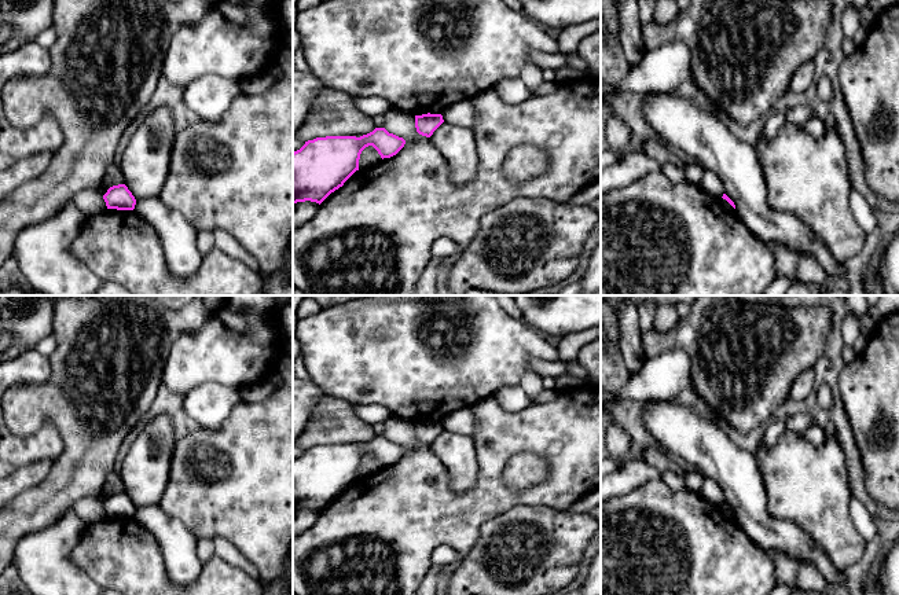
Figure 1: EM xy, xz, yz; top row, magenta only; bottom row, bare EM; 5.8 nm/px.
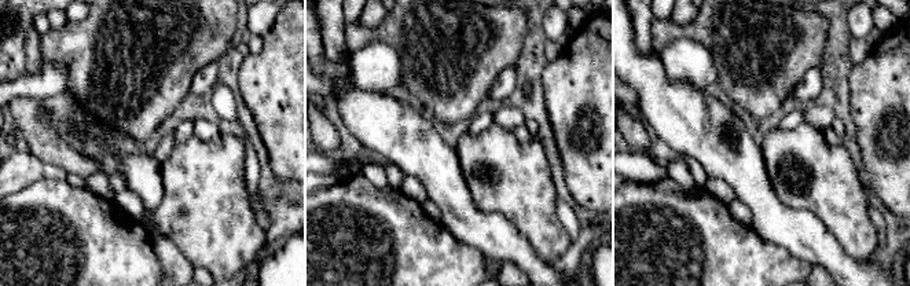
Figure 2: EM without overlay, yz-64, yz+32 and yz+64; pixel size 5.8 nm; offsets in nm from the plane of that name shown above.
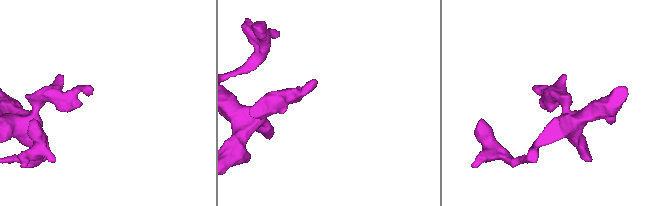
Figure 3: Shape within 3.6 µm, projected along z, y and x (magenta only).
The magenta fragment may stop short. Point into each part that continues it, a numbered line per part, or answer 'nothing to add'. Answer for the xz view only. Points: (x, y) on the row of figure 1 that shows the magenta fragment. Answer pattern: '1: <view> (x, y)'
nothing to add

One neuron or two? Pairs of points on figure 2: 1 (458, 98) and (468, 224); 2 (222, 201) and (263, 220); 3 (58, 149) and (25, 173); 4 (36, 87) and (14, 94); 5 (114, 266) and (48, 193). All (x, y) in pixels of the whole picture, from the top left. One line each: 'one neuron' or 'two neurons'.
1: two neurons
2: two neurons
3: two neurons
4: one neuron
5: one neuron

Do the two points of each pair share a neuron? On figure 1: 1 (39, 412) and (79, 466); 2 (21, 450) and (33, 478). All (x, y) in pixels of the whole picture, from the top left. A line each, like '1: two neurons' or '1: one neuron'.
1: one neuron
2: two neurons

